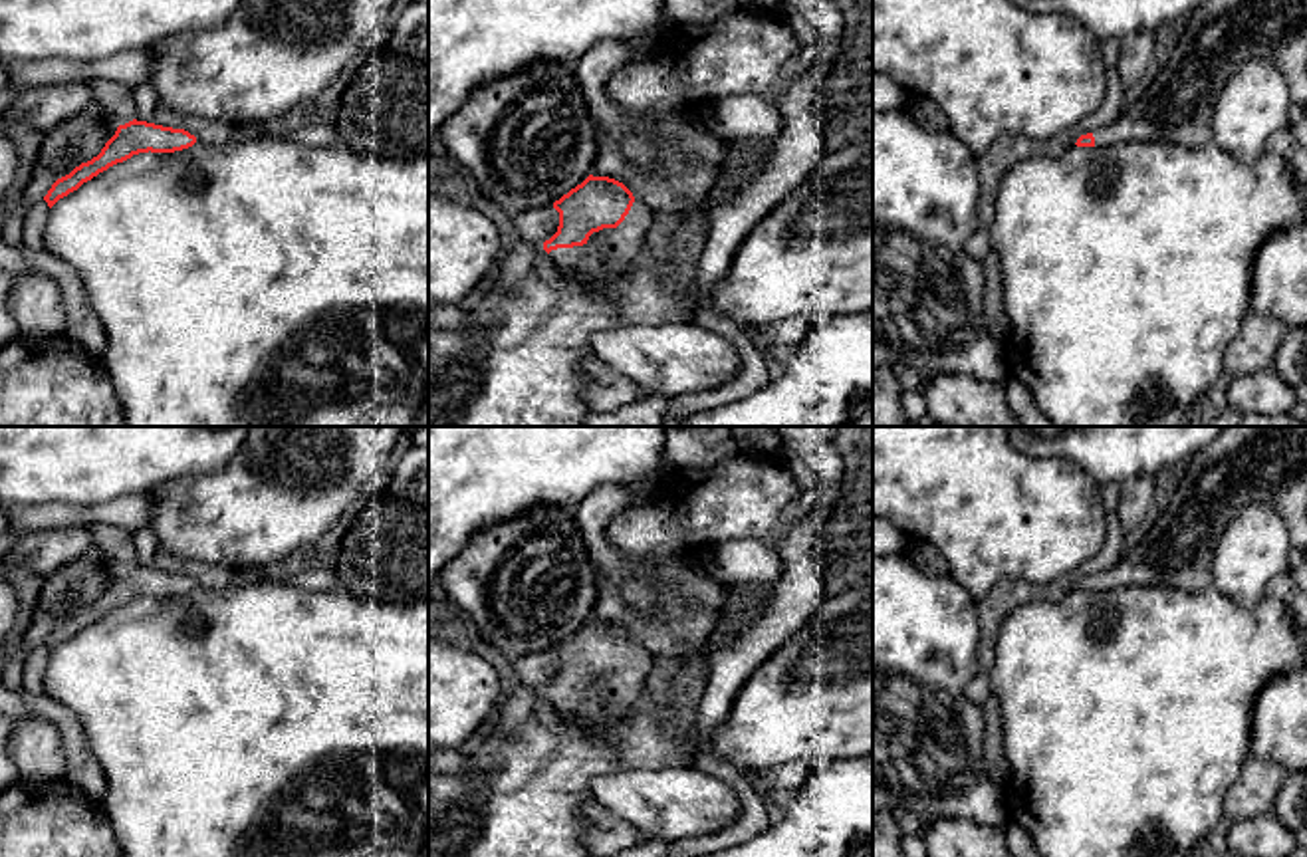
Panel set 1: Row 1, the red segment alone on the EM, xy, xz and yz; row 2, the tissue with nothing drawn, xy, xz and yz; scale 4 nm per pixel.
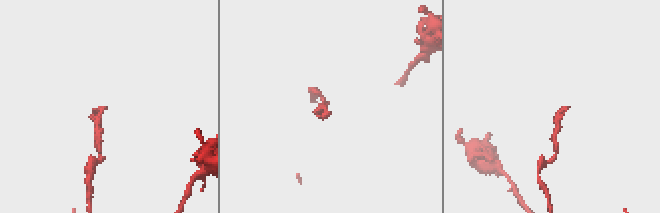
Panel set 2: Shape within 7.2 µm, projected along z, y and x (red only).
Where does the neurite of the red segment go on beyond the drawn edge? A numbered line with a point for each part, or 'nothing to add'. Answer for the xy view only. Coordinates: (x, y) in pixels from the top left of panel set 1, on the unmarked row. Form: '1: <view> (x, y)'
nothing to add

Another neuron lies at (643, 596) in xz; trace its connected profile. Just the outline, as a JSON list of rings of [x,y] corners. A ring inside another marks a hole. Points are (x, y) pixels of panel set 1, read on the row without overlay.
[[[643,565],[633,567],[633,575],[621,581],[621,597],[635,613],[654,615],[666,611],[672,603],[670,595],[660,591],[660,583],[643,577]]]

